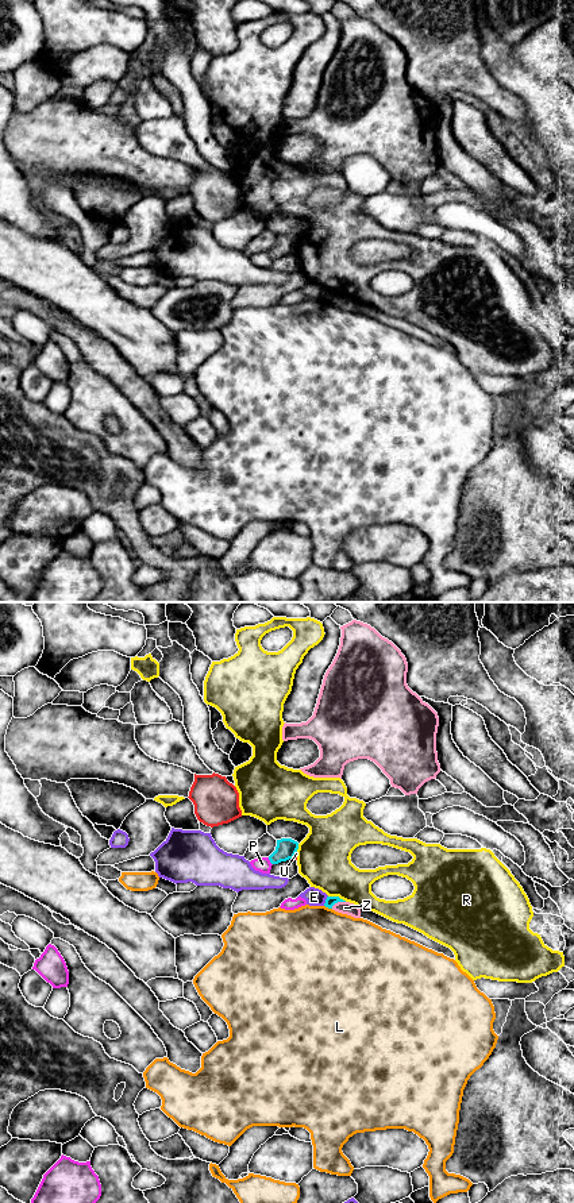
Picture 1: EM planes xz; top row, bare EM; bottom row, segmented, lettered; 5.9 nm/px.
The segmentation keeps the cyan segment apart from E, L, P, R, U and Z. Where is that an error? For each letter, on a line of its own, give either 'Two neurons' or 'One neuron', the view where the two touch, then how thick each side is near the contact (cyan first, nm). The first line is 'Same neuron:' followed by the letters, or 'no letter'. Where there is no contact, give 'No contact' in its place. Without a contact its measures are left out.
Same neuron: no letter
E: Two neurons. Touches cyan in xz. Thickness 60 nm (cyan) against 110 nm
L: Two neurons. Touches cyan in xz. Thickness 60 nm (cyan) against 500 nm
P: Two neurons. Touches cyan in xz. Thickness 120 nm (cyan) against 90 nm
R: Two neurons. Touches cyan in xz. Thickness 60 nm (cyan) against 320 nm
U: Two neurons. Touches cyan in xz. Thickness 120 nm (cyan) against 20 nm
Z: Two neurons. Touches cyan in xz. Thickness 60 nm (cyan) against 80 nm

